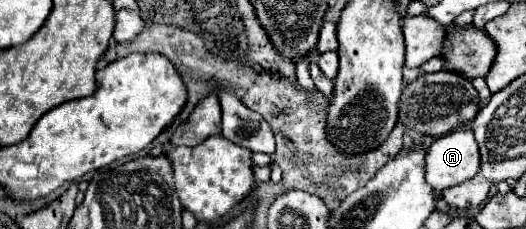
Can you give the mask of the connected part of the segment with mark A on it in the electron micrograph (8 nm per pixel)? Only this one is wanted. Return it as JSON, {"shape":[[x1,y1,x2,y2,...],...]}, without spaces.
{"shape":[[458,128,440,136,426,156,426,180,442,194,448,186,456,186,480,170,480,150,470,128]]}

